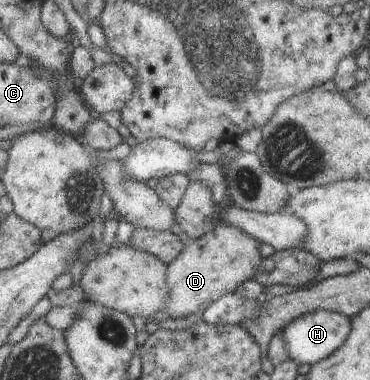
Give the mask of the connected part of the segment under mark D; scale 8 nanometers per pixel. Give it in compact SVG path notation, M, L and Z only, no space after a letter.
M223 222L218 225L217 229L208 233L199 240L190 240L187 250L170 265L169 284L171 285L171 301L163 310L168 312L170 319L186 317L192 313L204 313L213 303L222 299L228 294L234 294L246 281L255 279L259 267L265 260L260 253L259 239L250 235L242 228L236 227L230 222Z

